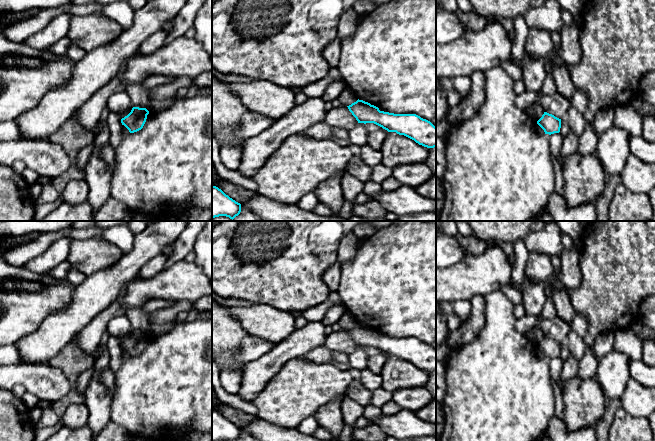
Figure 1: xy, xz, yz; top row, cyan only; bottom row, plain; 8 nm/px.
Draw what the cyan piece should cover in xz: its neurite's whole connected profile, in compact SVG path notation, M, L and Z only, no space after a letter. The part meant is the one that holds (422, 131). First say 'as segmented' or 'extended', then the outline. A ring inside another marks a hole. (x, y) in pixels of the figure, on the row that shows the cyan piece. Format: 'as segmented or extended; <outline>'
as segmented; M363 100L347 106L358 123L374 123L388 132L396 132L427 148L436 147L436 127L416 114L394 114L380 111Z

